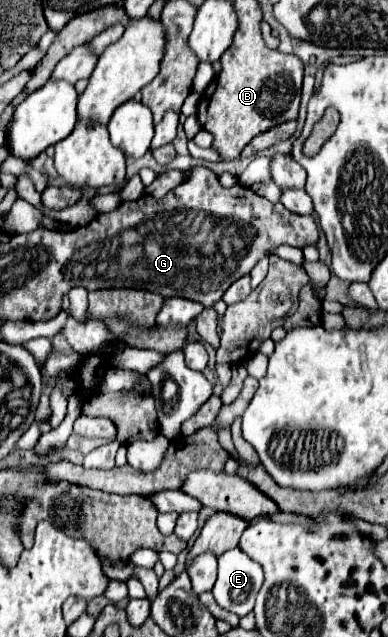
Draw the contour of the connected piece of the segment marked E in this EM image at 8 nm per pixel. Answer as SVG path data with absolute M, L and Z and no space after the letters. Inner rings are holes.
M236 546L218 556L218 580L212 594L224 610L242 618L254 608L262 580L264 570L260 564Z

